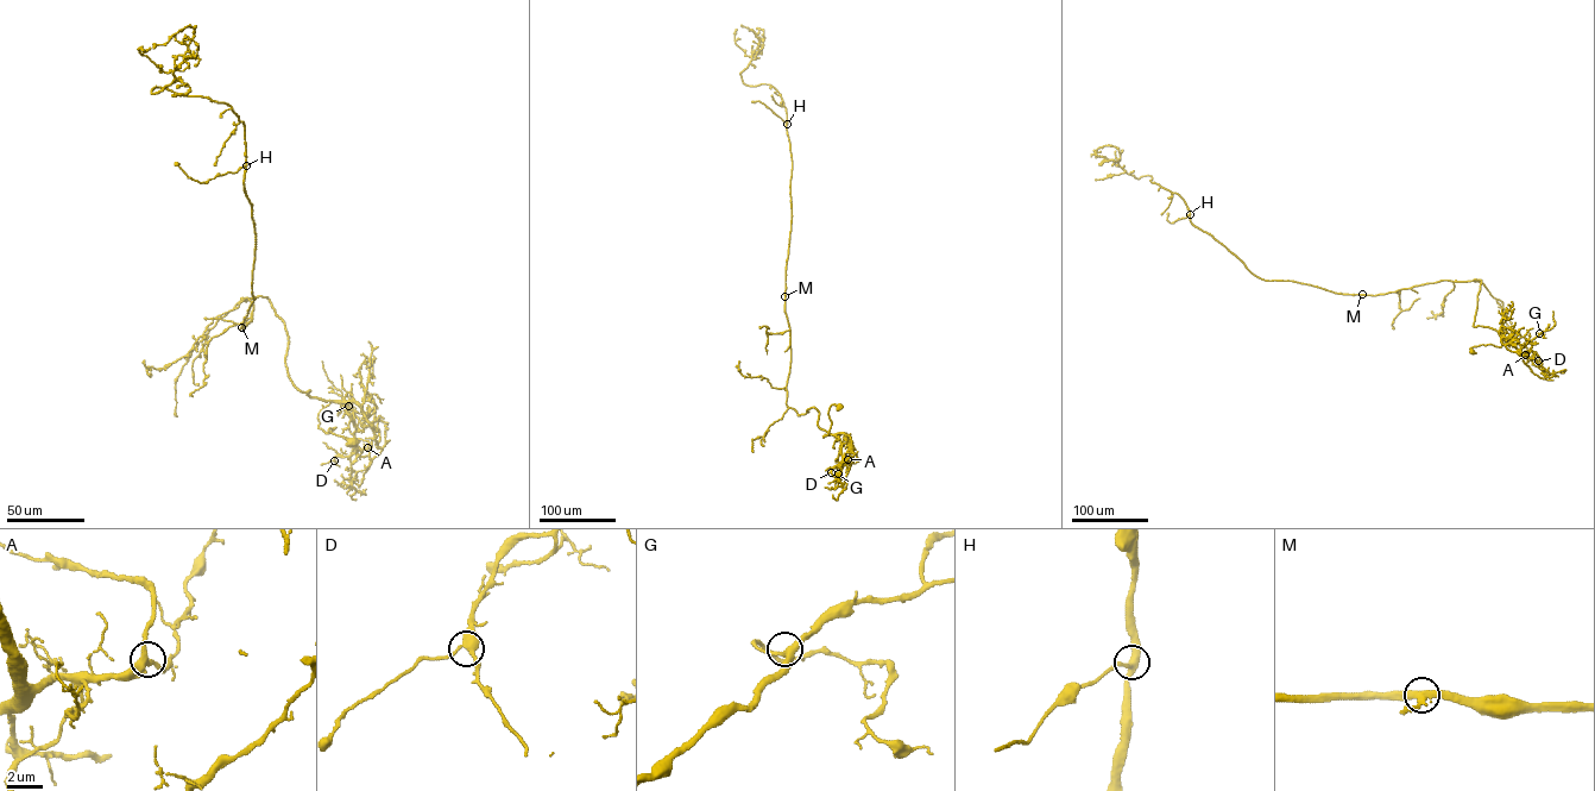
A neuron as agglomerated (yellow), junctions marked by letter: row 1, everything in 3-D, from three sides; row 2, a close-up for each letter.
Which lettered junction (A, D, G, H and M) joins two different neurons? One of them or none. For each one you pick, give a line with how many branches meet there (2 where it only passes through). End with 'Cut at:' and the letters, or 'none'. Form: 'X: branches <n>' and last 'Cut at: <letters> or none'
Cut at: none

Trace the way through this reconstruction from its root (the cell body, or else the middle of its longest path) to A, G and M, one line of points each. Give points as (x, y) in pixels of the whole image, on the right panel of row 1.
A: (1471, 351), (1470, 347), (1481, 345), (1500, 347), (1500, 331), (1505, 340), (1525, 355)
G: (1471, 351), (1470, 347), (1481, 345), (1500, 347), (1500, 331), (1504, 344), (1525, 344), (1539, 333)
M: (1471, 351), (1474, 346), (1502, 344), (1500, 331), (1473, 325), (1481, 280), (1443, 280), (1384, 294), (1362, 294)

